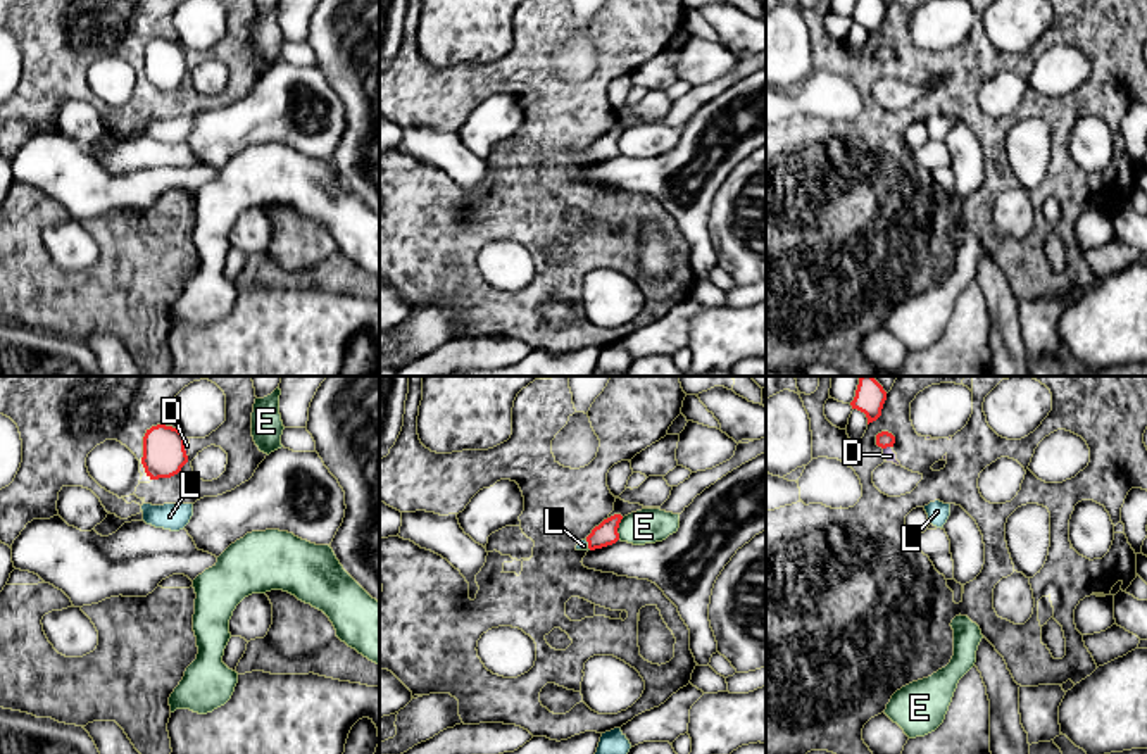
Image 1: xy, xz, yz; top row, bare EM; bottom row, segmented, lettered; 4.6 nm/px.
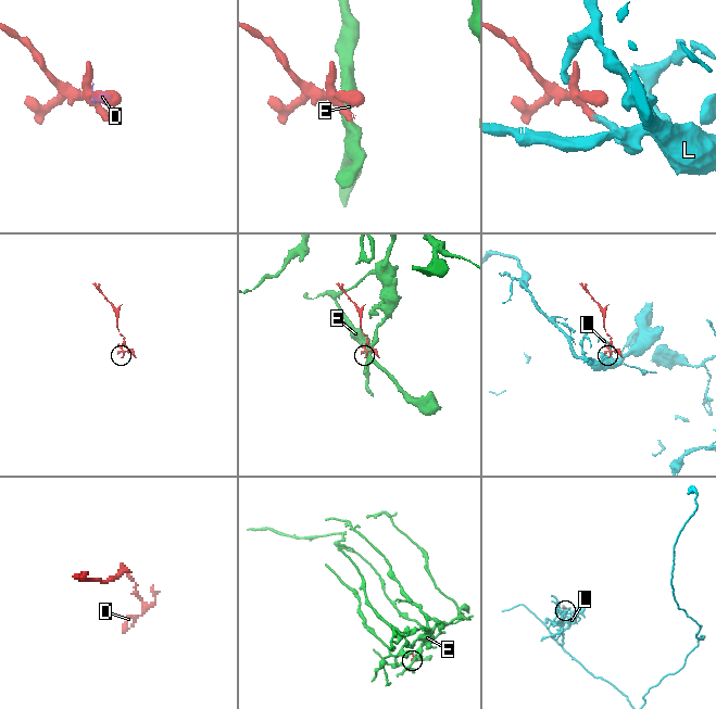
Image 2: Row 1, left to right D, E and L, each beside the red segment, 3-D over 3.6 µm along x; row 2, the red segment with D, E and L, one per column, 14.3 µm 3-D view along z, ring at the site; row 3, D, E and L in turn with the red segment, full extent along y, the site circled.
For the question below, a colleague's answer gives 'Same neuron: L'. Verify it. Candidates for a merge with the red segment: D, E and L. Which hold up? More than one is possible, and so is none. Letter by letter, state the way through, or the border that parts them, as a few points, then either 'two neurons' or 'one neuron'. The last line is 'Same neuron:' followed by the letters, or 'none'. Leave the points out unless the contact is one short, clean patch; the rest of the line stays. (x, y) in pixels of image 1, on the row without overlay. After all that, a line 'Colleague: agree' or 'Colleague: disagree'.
D: along yz (890, 59), (883, 62) | two neurons
E: along xz (623, 131), (618, 152) | two neurons
L: across xz (606, 147), (589, 159), (583, 159) | one neuron
Same neuron: L
Colleague: agree

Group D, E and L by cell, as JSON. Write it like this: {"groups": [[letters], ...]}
{"groups": [["D"], ["E"], ["L"]]}

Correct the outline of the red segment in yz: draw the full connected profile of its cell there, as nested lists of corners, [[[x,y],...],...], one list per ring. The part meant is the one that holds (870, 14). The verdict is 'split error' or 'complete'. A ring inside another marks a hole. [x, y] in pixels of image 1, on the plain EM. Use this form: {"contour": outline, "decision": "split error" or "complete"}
{"contour": [[[857,0],[856,10],[850,19],[852,22],[864,26],[869,38],[881,29],[885,14],[887,5],[883,3],[883,0]]], "decision": "complete"}

